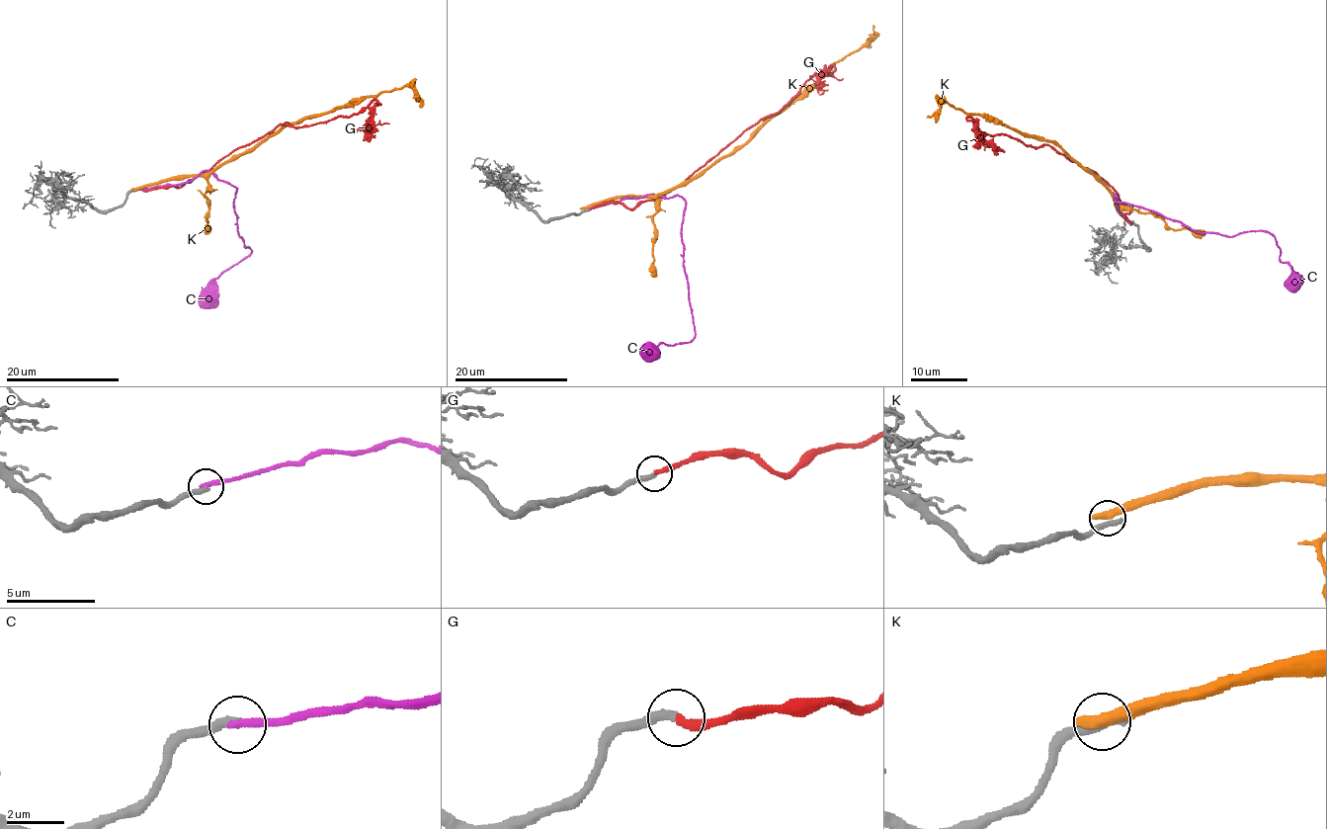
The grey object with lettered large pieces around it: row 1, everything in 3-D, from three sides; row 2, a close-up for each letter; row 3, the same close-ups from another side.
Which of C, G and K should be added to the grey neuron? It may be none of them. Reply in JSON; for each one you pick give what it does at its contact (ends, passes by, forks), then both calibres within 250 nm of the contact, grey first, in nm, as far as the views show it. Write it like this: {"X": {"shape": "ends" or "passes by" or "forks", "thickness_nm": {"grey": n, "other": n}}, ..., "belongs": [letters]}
{"G": {"shape": "ends", "thickness_nm": {"grey": 320, "other": 280}}, "belongs": ["G"]}

